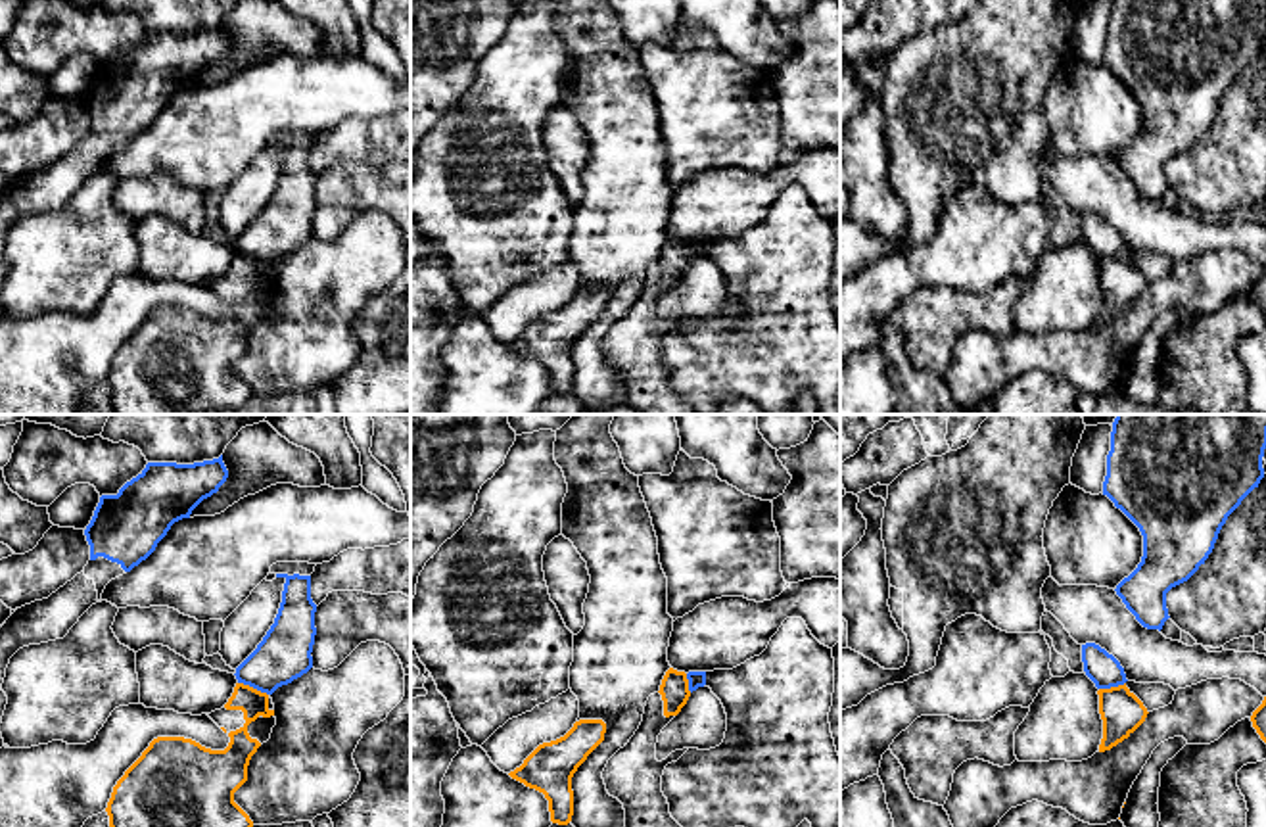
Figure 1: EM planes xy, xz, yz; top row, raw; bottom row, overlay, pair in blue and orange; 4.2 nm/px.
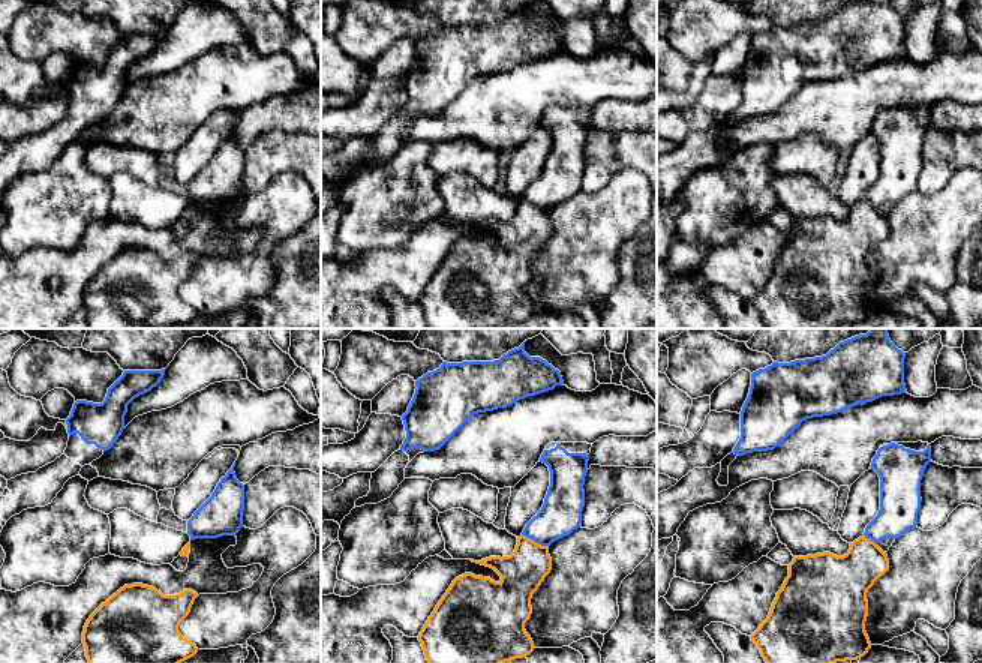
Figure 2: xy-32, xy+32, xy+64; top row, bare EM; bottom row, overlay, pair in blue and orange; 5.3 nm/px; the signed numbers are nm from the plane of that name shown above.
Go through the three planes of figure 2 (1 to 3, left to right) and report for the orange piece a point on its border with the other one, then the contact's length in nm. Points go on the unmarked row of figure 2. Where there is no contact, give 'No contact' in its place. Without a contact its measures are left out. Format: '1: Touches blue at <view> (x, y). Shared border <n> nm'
1: No contact
2: Touches blue at xy+32 (534, 204). Shared border 150 nm
3: Touches blue at xy+64 (870, 203). Shared border 90 nm

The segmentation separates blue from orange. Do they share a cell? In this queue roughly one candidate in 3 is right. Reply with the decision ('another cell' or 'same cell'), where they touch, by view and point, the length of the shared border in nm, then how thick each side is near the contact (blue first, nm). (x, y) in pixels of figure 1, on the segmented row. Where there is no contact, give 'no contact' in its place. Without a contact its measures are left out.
another cell | xy (254, 687) | 140 nm | 220/120 nm

